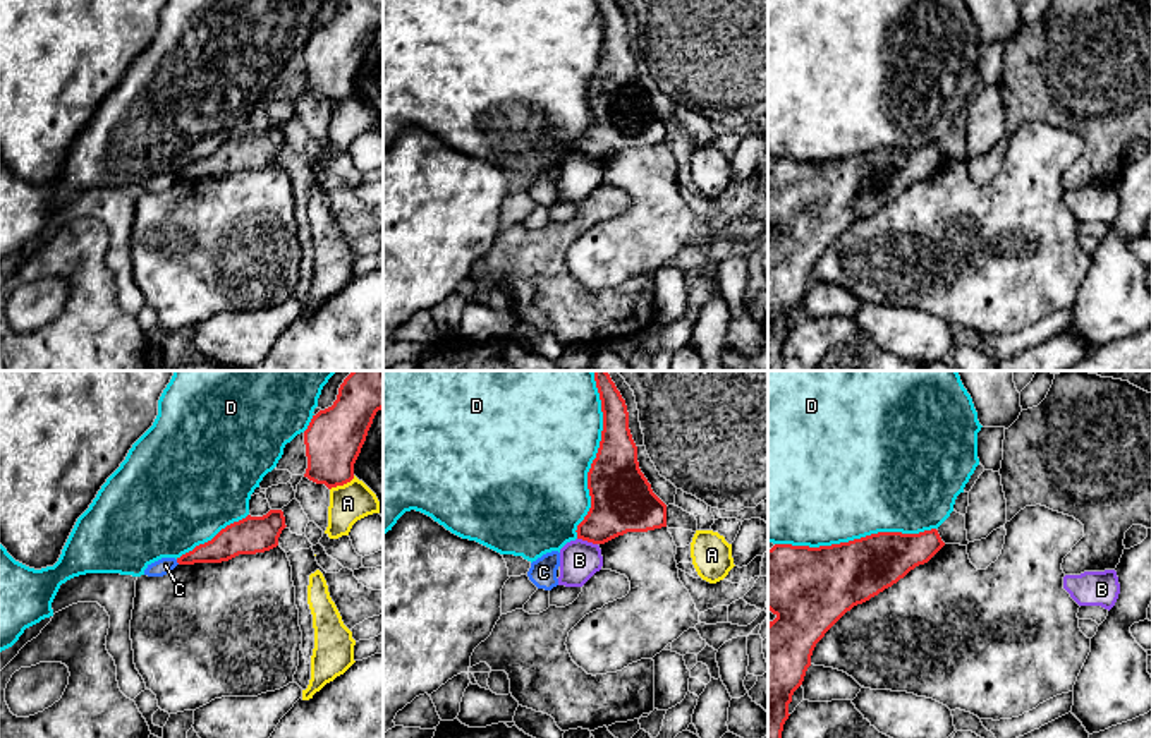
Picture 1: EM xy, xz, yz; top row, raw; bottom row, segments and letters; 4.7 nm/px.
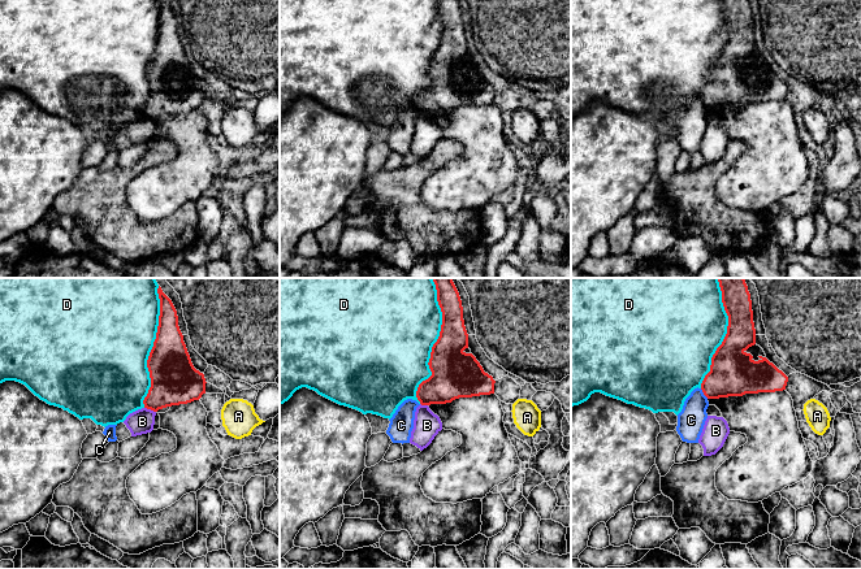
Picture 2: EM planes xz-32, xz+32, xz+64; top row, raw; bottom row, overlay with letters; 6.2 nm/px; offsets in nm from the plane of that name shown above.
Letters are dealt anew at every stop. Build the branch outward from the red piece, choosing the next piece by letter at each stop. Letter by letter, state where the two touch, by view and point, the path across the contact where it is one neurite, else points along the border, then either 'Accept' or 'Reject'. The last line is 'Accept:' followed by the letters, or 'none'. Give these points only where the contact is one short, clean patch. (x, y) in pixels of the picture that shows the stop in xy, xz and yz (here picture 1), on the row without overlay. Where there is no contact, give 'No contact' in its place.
A: Touches red at xy (342, 100). Reject
B: Touches red at xz (588, 157). Boundary: xz (578, 153), (596, 160). Reject
C: Touches red at xy (177, 177). Reject
D: Touches red at yz (854, 155). Reject
Accept: none

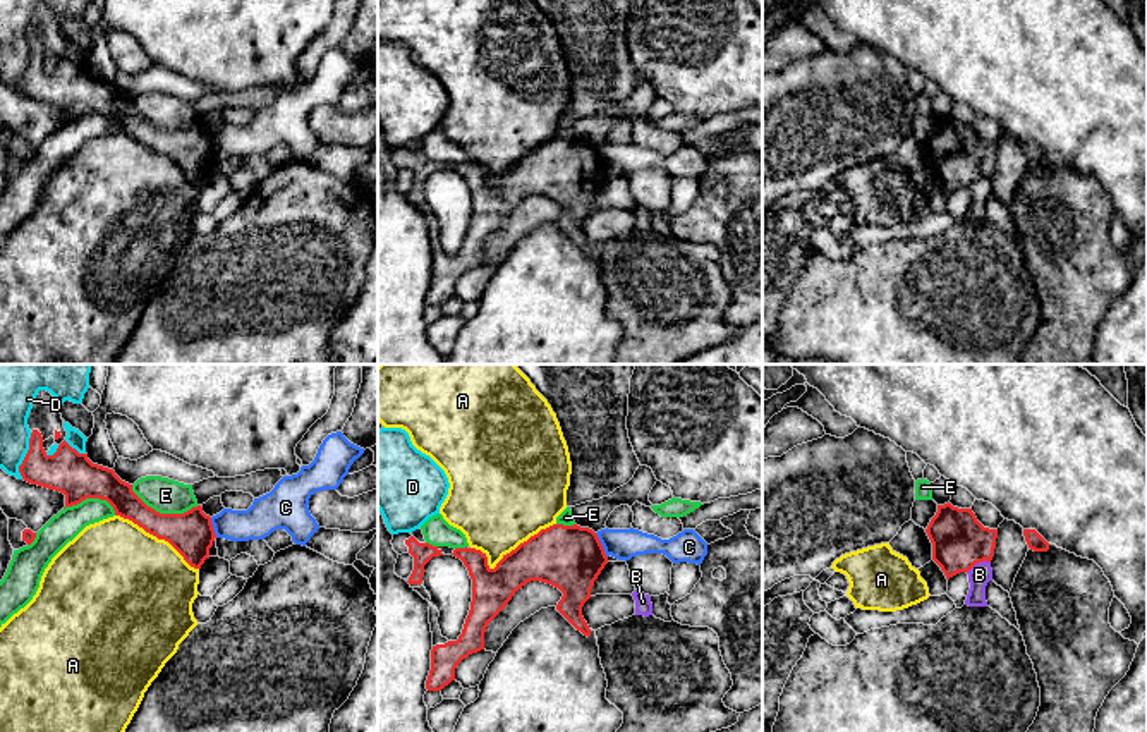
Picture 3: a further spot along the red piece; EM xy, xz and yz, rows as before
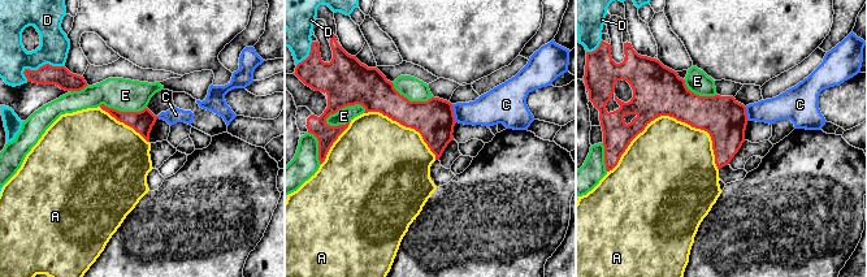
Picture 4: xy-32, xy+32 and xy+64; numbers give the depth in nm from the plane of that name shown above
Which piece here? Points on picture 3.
A: Touches red at xz (512, 165). Reject
B: Touches red at yz (977, 177). Boundary: yz (989, 176), (979, 176), (967, 188). Reject
C: Touches red at xz (601, 160). Boundary: xz (594, 148), (606, 172). Reject
D: Touches red at xy (26, 71). Boundary: xy (31, 48), (28, 67), (19, 81), (21, 93). Reject
E: Touches red at xy (163, 129). Reject
Accept: none

